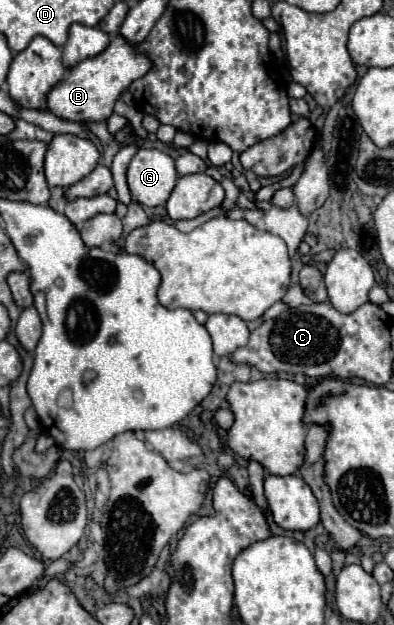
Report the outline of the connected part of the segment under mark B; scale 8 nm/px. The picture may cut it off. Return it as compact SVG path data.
M124 36L112 38L110 46L80 64L68 70L66 78L48 94L48 110L62 120L72 122L100 122L112 116L114 104L120 94L138 78L142 78L150 70L150 58L138 50L138 44L128 42Z

